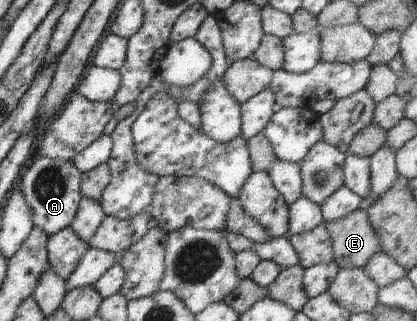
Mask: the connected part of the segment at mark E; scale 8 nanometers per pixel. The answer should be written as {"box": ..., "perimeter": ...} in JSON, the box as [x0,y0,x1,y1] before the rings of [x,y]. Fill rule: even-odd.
{"box":[325,208,383,268],"perimeter":[[[365,208],[325,225],[331,239],[333,262],[339,268],[365,268],[369,259],[383,252]]]}

